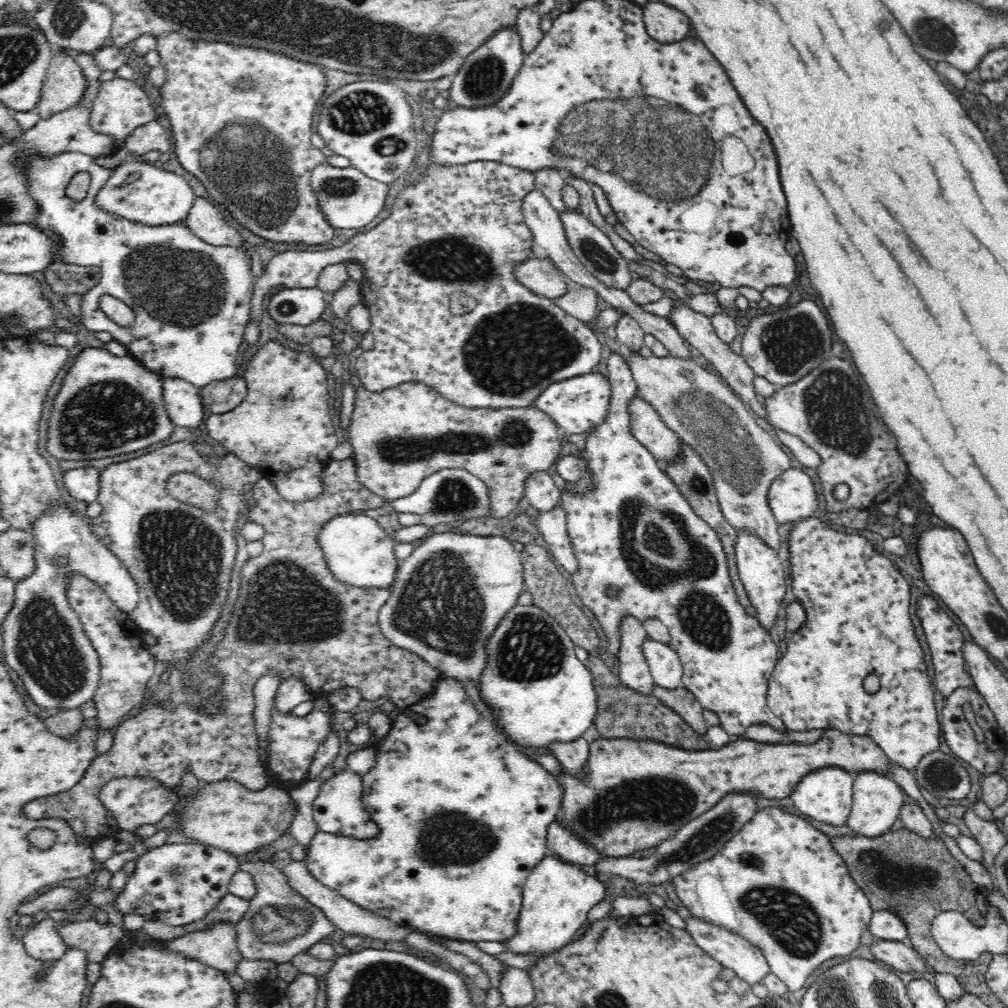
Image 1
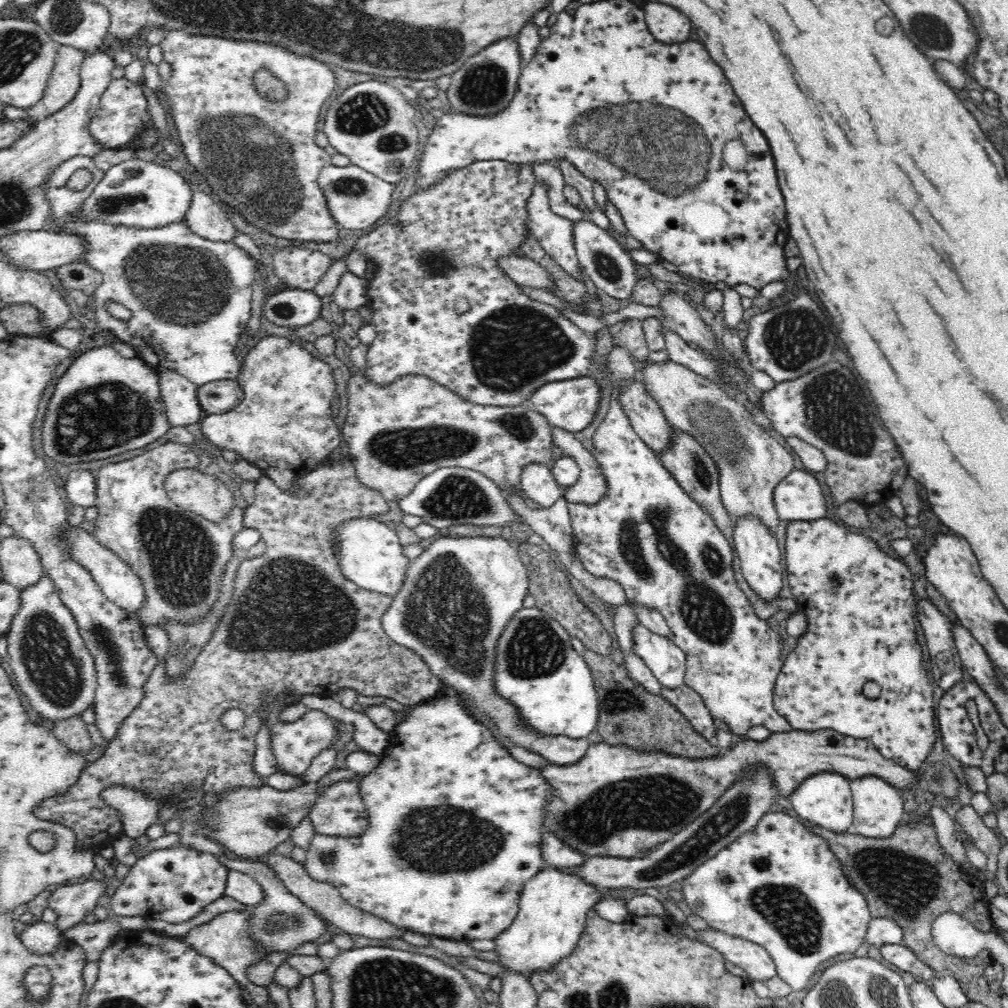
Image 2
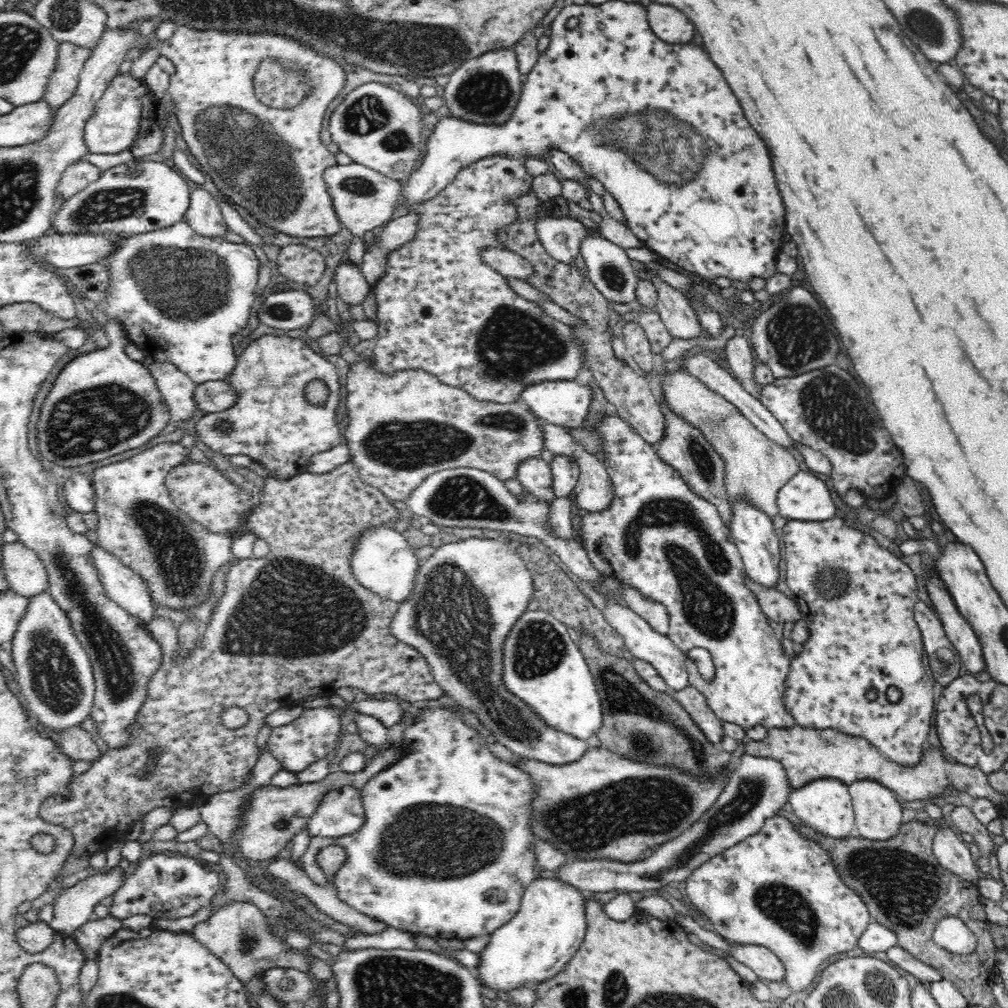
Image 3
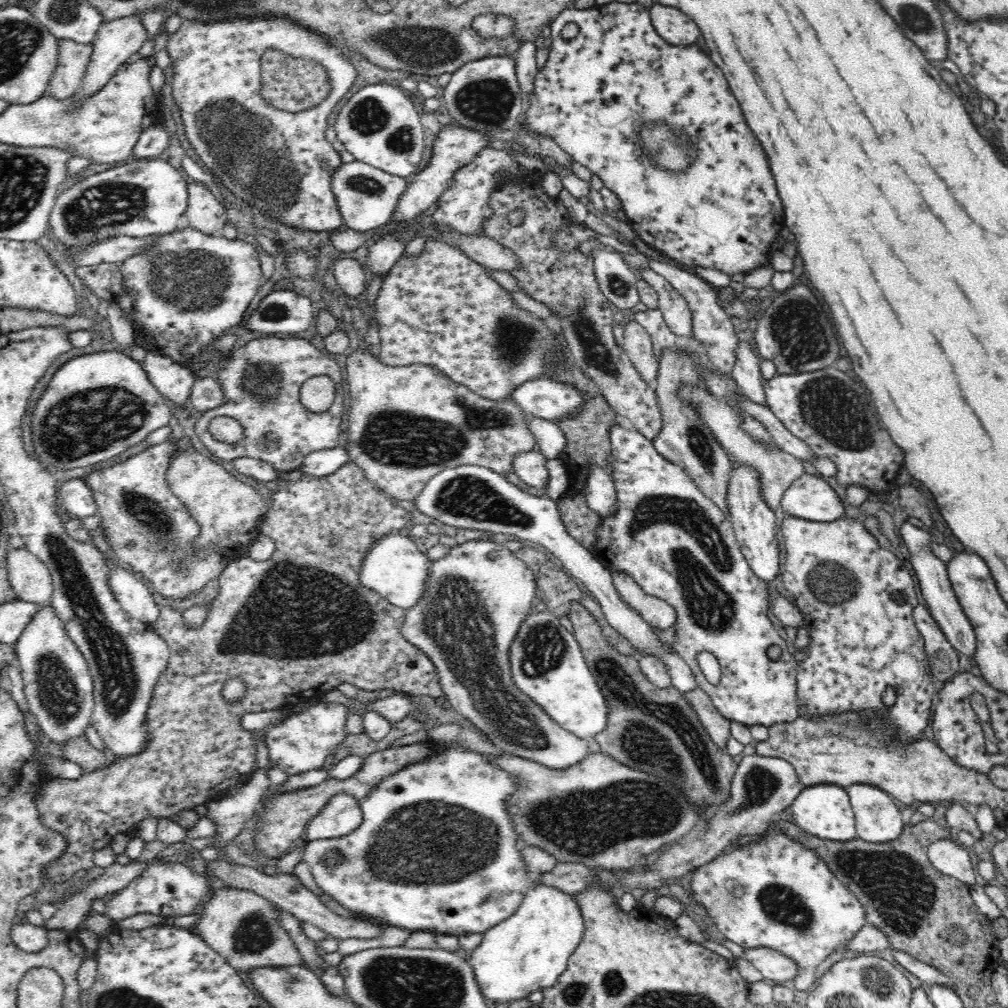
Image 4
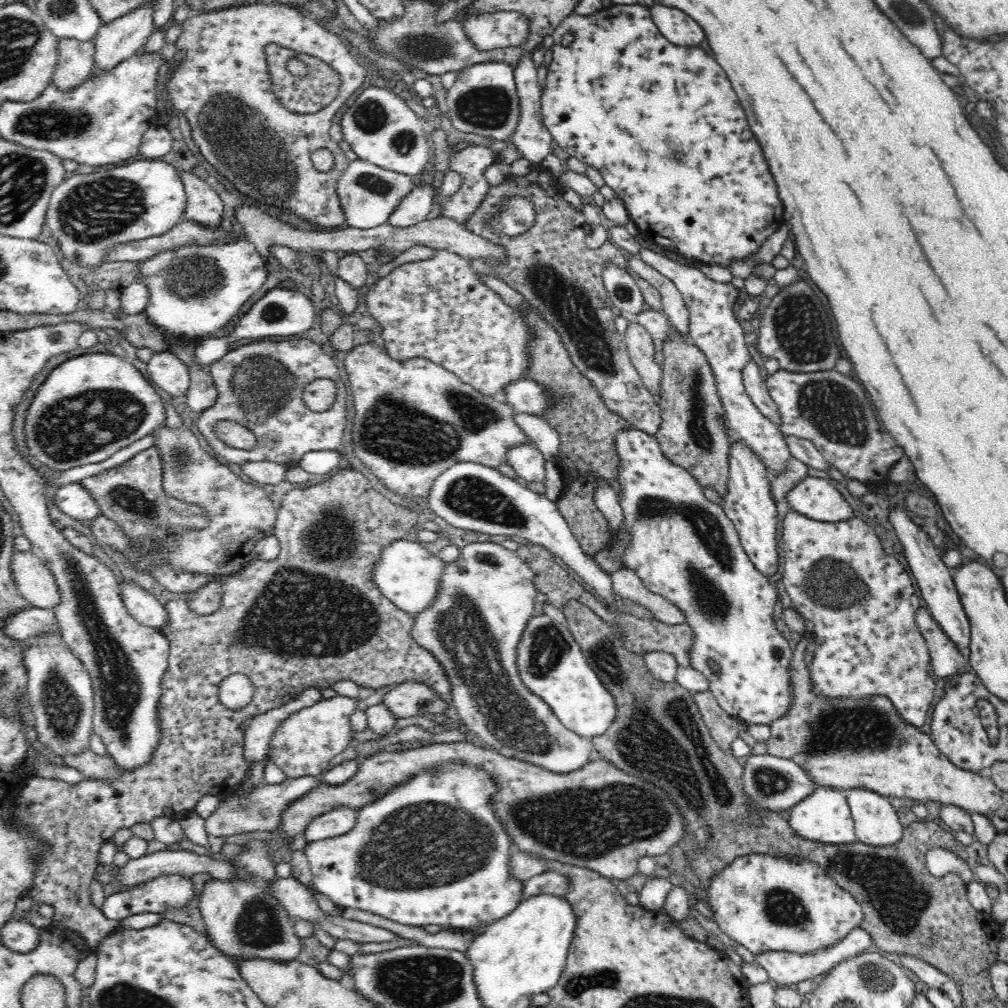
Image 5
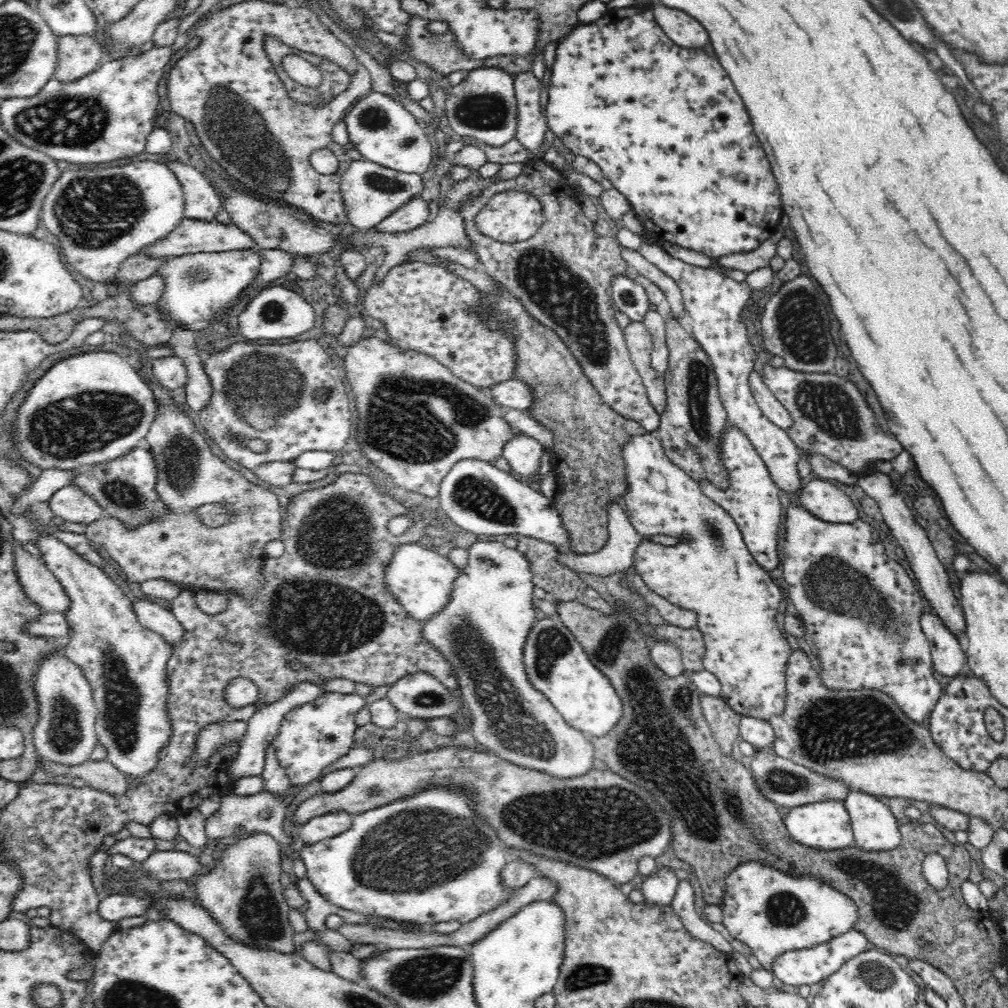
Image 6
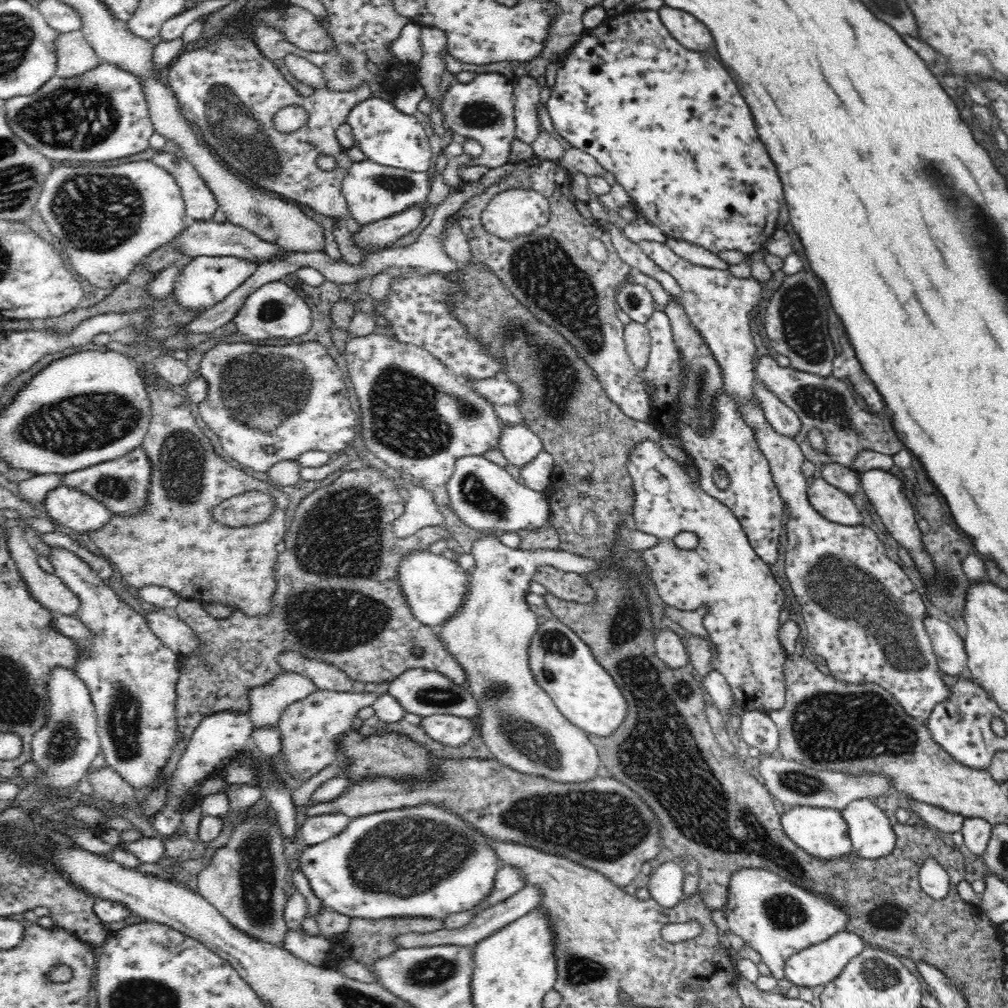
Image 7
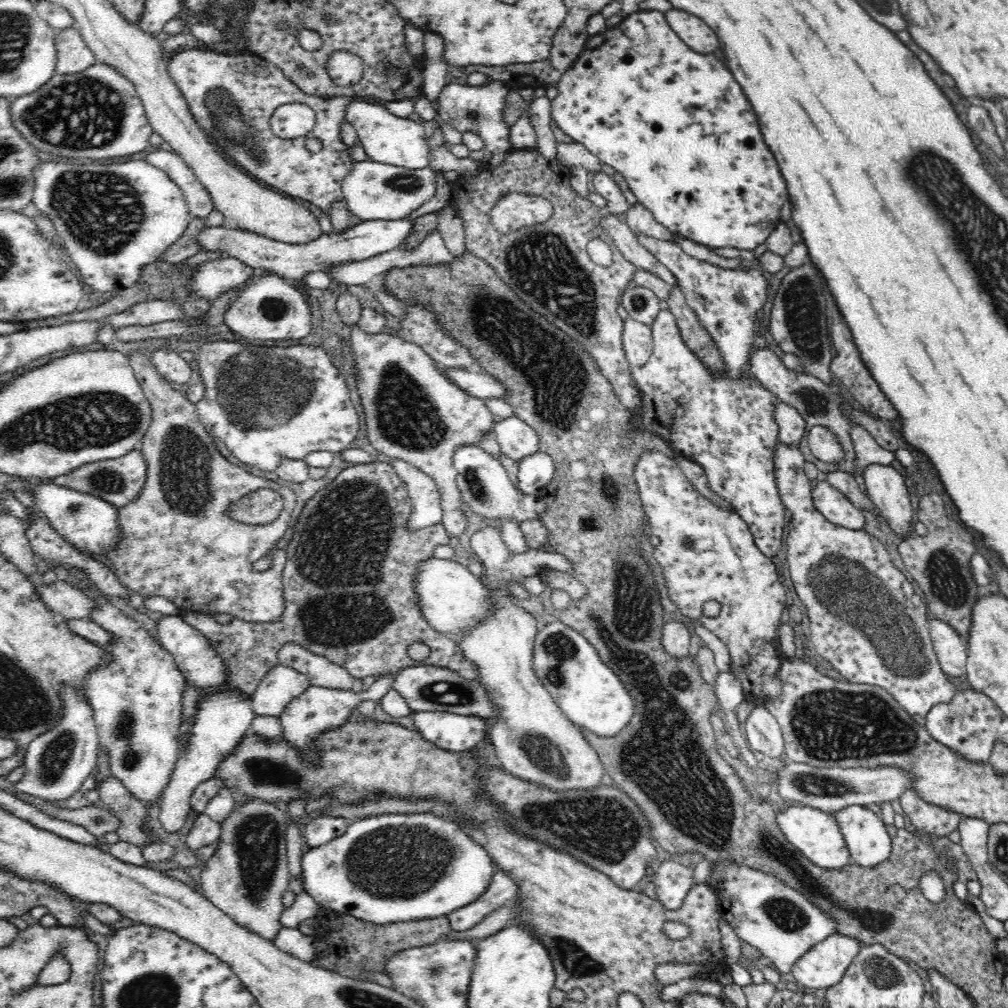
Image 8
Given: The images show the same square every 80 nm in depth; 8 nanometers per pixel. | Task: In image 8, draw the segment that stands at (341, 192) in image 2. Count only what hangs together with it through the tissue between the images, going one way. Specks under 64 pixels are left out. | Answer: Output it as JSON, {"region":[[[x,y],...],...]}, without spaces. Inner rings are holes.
{"region":[[[369,158],[355,162],[341,183],[347,210],[361,221],[398,220],[408,217],[431,198],[436,190],[431,167],[410,170],[371,161]]]}

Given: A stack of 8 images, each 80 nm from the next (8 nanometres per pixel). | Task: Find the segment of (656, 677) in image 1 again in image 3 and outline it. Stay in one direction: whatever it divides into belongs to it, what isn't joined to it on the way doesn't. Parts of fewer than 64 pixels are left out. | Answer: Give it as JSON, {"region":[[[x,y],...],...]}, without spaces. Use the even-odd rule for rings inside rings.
{"region":[[[613,598],[607,599],[604,615],[611,627],[624,637],[627,654],[650,663],[671,691],[680,691],[689,686],[689,674],[685,666],[687,657],[667,635],[658,634],[646,620]]]}

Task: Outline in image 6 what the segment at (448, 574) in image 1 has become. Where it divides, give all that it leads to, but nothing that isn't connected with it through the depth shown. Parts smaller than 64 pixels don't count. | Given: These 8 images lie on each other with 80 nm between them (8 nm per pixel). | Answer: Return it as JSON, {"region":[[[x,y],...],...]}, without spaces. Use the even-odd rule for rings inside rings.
{"region":[[[476,541],[466,548],[466,551],[468,562],[462,570],[459,569],[460,575],[452,584],[450,600],[442,611],[421,622],[423,626],[420,633],[452,667],[457,690],[461,693],[462,706],[470,716],[472,736],[486,746],[488,751],[512,764],[541,770],[558,778],[574,778],[586,774],[594,766],[592,762],[595,748],[592,738],[568,726],[548,697],[530,685],[524,671],[522,648],[528,632],[537,622],[533,604],[535,585],[531,565],[523,554],[503,546],[498,541]]]}

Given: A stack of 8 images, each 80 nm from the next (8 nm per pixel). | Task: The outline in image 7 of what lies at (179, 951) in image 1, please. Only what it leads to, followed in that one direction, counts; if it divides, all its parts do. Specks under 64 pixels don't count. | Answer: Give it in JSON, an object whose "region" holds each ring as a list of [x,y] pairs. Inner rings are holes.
{"region":[[[252,818],[252,820],[246,820],[246,822],[238,824],[236,828],[233,828],[228,842],[224,846],[218,848],[211,860],[207,861],[207,866],[199,871],[197,876],[197,888],[198,893],[204,897],[204,900],[212,904],[212,906],[216,908],[216,911],[220,912],[220,915],[224,916],[225,919],[228,919],[228,923],[230,923],[232,927],[236,927],[236,929],[244,932],[244,934],[252,937],[253,939],[258,939],[264,943],[283,948],[284,939],[289,931],[288,925],[284,920],[285,906],[288,897],[284,891],[284,888],[286,888],[286,872],[288,872],[290,859],[286,854],[282,836],[280,836],[281,831],[278,830],[278,828],[279,824],[274,824],[273,826],[273,824],[271,824],[267,818]]]}

